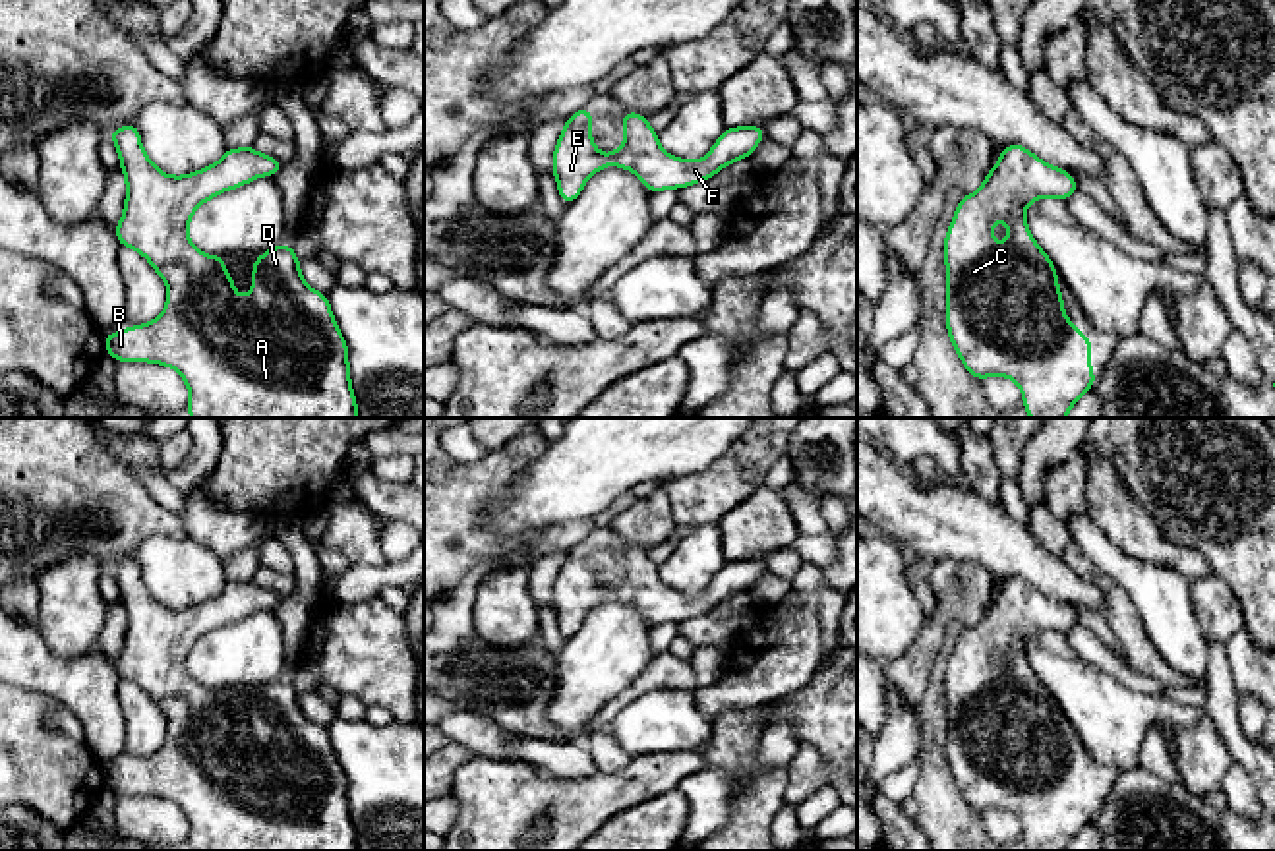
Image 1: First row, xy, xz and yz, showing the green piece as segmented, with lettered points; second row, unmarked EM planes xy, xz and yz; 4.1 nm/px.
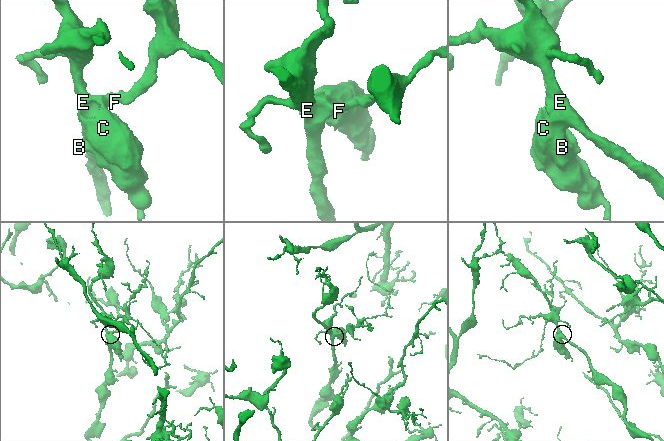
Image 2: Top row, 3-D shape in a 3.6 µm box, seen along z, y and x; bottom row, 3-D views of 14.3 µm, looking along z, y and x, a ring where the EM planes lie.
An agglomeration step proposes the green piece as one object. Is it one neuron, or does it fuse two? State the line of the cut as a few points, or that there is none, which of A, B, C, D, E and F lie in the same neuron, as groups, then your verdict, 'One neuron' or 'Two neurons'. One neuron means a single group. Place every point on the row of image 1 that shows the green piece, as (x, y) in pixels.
No split. Groups: A B C D E F. One neuron

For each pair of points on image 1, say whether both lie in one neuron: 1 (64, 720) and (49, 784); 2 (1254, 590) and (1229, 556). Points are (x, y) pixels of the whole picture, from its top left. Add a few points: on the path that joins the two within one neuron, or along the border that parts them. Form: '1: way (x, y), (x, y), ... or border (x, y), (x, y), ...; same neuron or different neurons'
1: border (47, 716), (47, 724), (53, 730), (84, 743); different neurons
2: way (1254, 583), (1237, 563); same neuron

